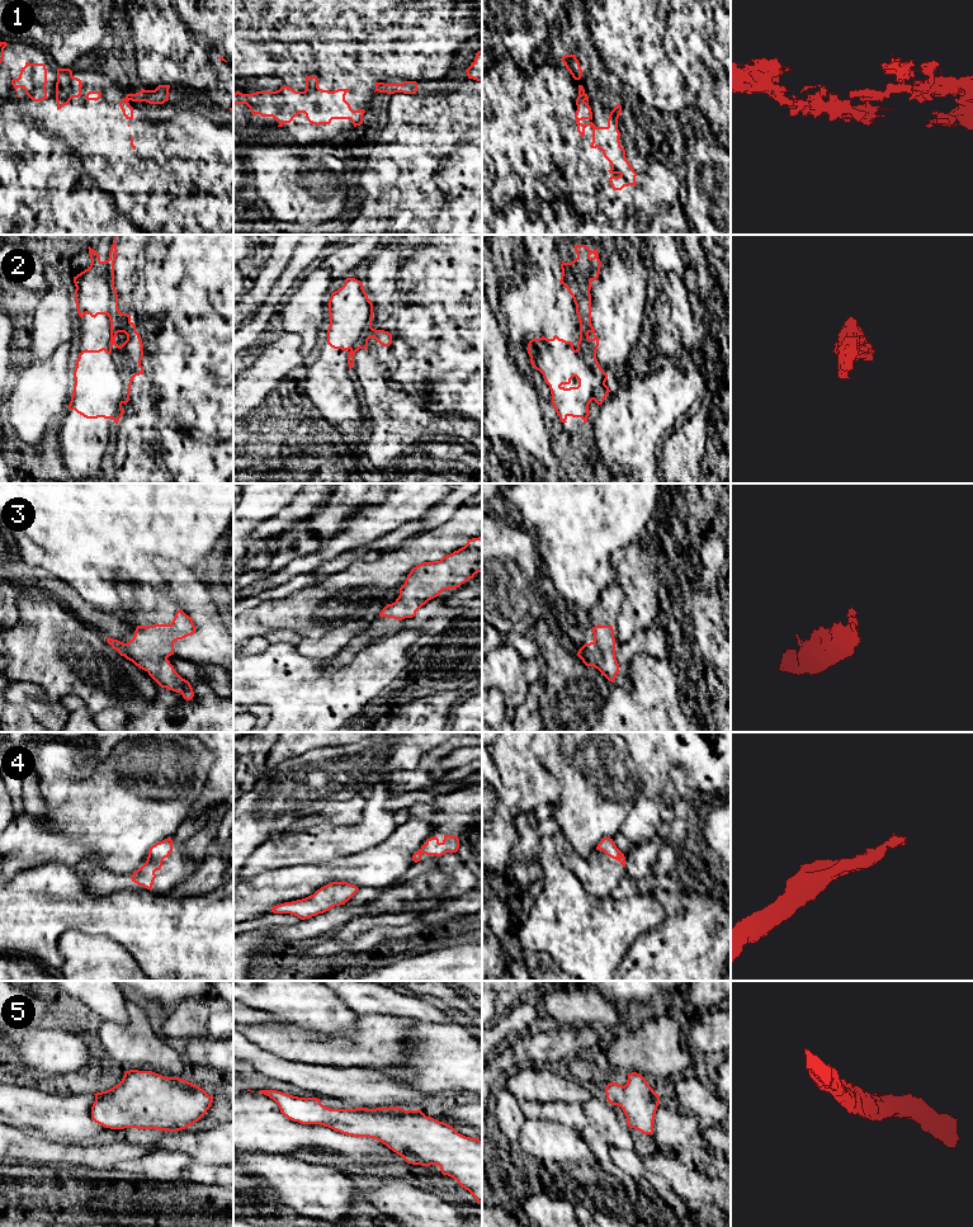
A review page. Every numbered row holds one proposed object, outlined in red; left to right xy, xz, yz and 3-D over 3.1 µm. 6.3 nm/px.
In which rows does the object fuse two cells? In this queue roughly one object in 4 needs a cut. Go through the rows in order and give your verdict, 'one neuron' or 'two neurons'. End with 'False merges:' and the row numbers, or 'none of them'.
1: two neurons
2: one neuron
3: one neuron
4: one neuron
5: one neuron
False merges: 1

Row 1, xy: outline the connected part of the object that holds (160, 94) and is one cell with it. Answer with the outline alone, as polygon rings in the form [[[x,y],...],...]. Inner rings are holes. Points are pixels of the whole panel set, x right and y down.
[[[159,85],[155,90],[145,90],[141,88],[140,93],[128,94],[128,99],[140,103],[164,104],[169,100],[169,89],[170,85]]]

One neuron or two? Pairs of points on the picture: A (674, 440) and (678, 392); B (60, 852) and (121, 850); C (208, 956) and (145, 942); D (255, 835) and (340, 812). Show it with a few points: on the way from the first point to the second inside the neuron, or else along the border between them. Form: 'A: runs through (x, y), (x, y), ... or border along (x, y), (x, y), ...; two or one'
A: border along (674, 430), (662, 440); two
B: border along (64, 834), (79, 836), (91, 855); two
C: runs through (193, 949), (176, 942), (160, 942); one
D: border along (325, 803), (317, 812); two

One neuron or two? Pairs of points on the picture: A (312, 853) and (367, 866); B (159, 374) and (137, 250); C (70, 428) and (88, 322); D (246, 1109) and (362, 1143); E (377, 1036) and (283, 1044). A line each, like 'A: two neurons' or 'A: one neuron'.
A: two neurons
B: one neuron
C: one neuron
D: one neuron
E: one neuron

